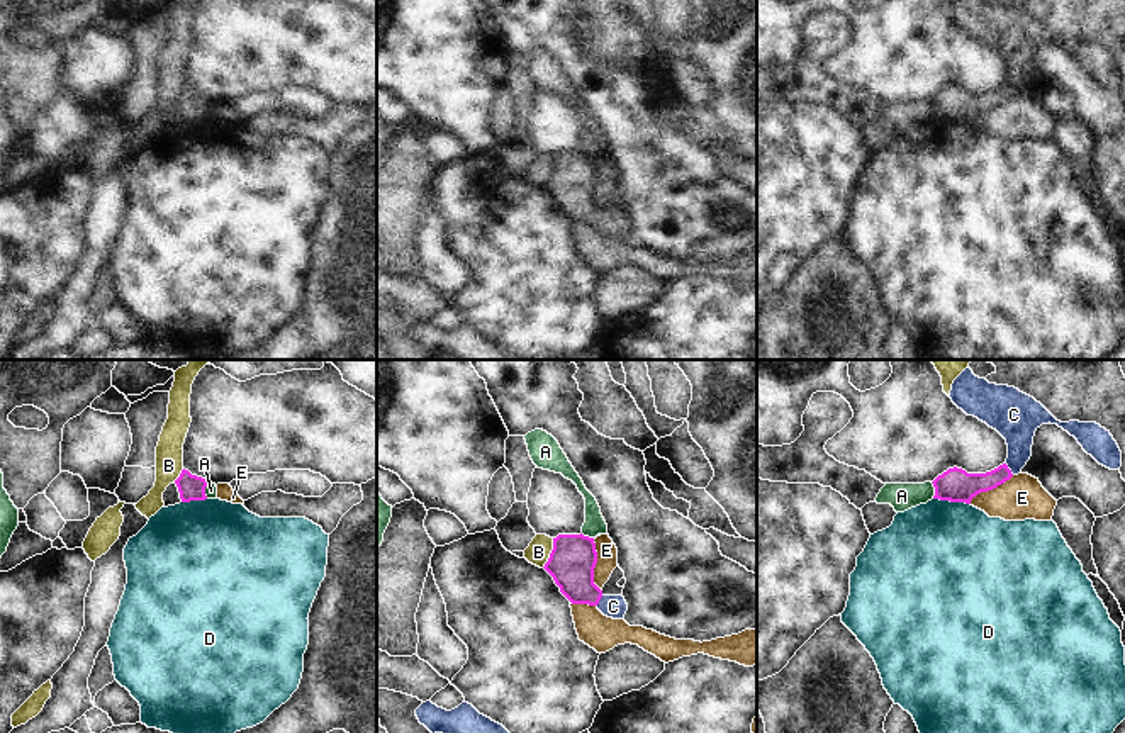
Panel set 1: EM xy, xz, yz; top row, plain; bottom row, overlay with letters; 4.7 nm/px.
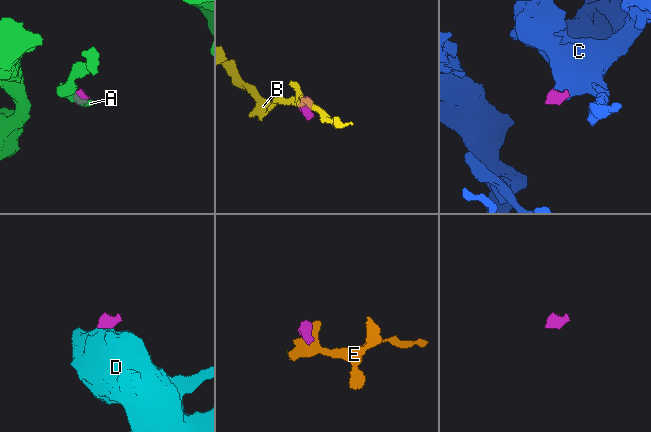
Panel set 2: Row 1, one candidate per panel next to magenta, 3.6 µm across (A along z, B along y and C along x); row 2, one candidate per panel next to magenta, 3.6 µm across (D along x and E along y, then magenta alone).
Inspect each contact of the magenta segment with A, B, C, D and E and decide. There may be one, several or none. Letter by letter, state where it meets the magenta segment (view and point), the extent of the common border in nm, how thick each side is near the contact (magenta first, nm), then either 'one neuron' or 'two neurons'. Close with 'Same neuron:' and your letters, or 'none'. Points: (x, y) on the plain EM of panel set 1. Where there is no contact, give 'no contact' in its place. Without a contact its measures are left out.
A: contact yz (935, 111); length 80 nm; calibres 160 and 130 nm; two neurons
B: contact xz (550, 173); length 160 nm; calibres 220 and 110 nm; two neurons
C: contact yz (1008, 89); length 70 nm; calibres 150 and 220 nm; one neuron
D: contact yz (952, 121); length 180 nm; calibres 160 and 500 nm; two neurons
E: contact xz (594, 185); length 260 nm; calibres 220 and 100 nm; two neurons
Same neuron: C

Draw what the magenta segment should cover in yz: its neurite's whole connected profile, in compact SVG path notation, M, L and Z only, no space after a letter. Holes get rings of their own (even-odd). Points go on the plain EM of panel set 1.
M954 0L950 19L967 36L986 42L1006 59L1008 78L986 93L949 88L932 102L935 107L933 119L971 124L977 114L993 110L1013 95L1021 93L1032 76L1035 51L1049 42L1074 56L1100 85L1110 90L1122 87L1122 71L1110 51L1096 42L1061 42L1040 22L1015 7L996 5L988 0Z

